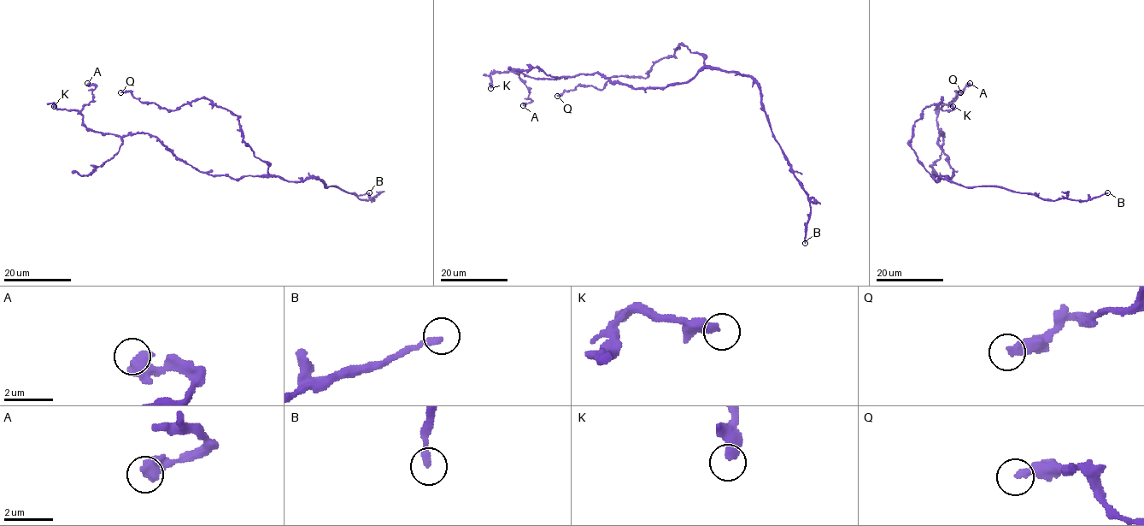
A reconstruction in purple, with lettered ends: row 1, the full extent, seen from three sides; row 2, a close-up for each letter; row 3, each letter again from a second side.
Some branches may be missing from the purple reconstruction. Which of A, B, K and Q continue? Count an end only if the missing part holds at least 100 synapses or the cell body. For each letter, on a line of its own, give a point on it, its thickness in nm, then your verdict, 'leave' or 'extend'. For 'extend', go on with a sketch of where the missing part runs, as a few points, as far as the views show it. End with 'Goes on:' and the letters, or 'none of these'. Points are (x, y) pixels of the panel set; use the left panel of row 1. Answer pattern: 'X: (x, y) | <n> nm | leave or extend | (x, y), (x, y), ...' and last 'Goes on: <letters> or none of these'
A: (87, 83) | 440 nm | leave
B: (369, 192) | 240 nm | extend
K: (54, 106) | 380 nm | leave
Q: (120, 92) | 360 nm | leave
Goes on: B

